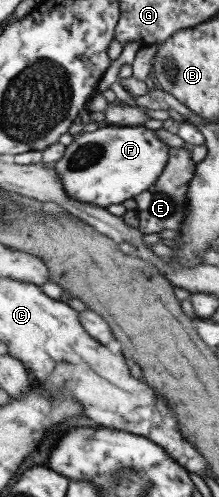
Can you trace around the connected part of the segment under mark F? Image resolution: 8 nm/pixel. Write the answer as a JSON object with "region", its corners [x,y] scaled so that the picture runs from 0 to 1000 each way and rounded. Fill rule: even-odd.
{"region":[[[484,254],[342,274],[301,294],[288,318],[247,326],[242,334],[315,398],[484,419],[680,382],[753,340],[772,298],[712,278],[703,264],[662,254]]]}

